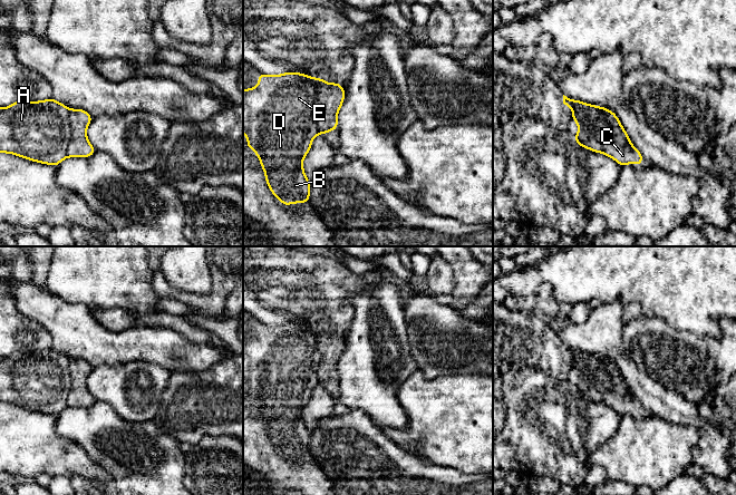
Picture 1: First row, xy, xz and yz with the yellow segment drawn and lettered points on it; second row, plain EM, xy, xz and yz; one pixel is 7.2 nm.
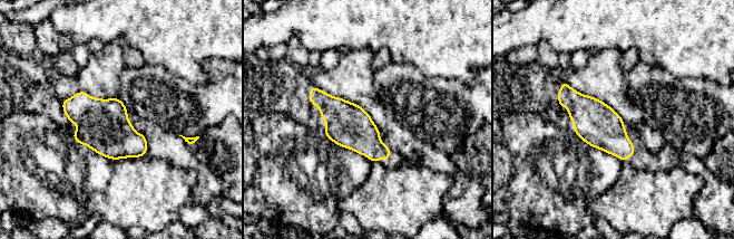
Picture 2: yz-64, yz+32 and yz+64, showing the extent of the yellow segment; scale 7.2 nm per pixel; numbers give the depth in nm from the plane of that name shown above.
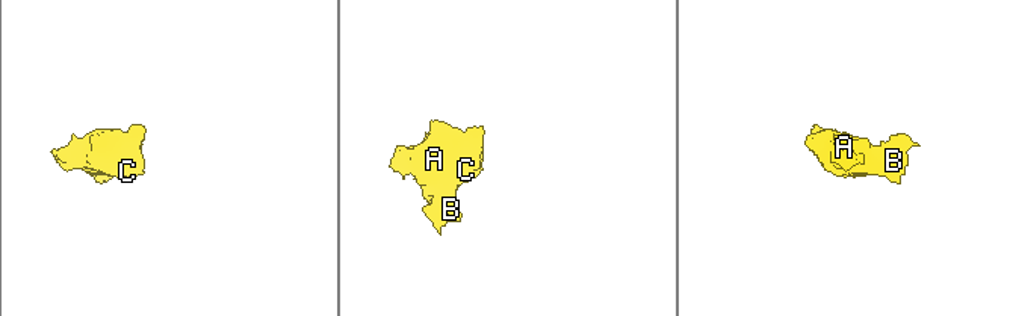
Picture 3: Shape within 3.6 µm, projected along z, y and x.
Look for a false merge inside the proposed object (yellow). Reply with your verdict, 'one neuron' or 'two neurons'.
two neurons

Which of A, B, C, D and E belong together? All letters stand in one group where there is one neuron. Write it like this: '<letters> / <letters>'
A B D E / C

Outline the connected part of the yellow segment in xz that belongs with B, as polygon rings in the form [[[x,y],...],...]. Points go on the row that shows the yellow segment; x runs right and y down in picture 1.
[[[259,72],[259,85],[243,90],[243,133],[248,137],[246,146],[254,151],[265,172],[265,183],[270,192],[283,203],[310,202],[311,183],[306,177],[302,161],[311,148],[312,139],[319,134],[318,119],[321,104],[316,93],[316,79],[306,74],[284,72],[279,76],[268,76]]]

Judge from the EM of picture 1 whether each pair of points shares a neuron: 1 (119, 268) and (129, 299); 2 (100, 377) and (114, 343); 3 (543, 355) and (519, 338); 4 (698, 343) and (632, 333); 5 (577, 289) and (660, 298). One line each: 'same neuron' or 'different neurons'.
1: same neuron
2: different neurons
3: same neuron
4: same neuron
5: same neuron

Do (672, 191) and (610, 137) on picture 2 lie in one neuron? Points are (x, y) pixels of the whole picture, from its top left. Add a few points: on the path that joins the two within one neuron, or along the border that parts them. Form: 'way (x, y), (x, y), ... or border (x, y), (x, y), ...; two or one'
border (623, 160), (644, 163), (653, 170), (667, 171); two

